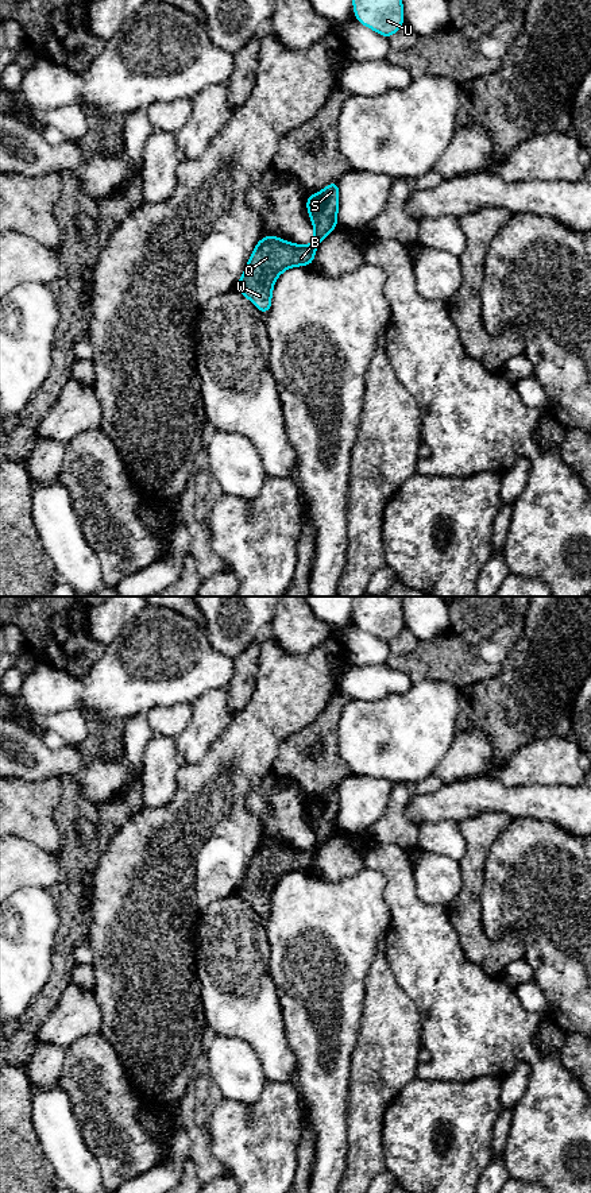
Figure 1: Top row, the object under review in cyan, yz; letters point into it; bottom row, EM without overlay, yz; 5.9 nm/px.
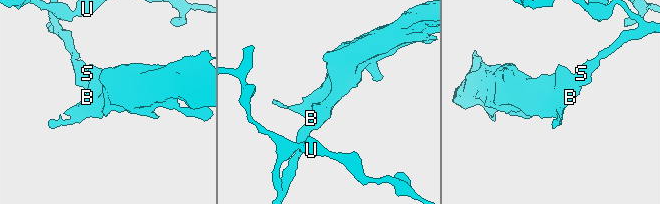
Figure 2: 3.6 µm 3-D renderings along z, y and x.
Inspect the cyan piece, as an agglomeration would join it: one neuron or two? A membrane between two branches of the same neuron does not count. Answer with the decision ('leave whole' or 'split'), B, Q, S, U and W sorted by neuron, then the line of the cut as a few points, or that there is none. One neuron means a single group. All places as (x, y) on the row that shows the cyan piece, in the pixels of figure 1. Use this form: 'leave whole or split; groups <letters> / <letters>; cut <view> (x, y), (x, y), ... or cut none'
split; groups B Q W / S U; cut yz (315, 195), (317, 207), (336, 224)

